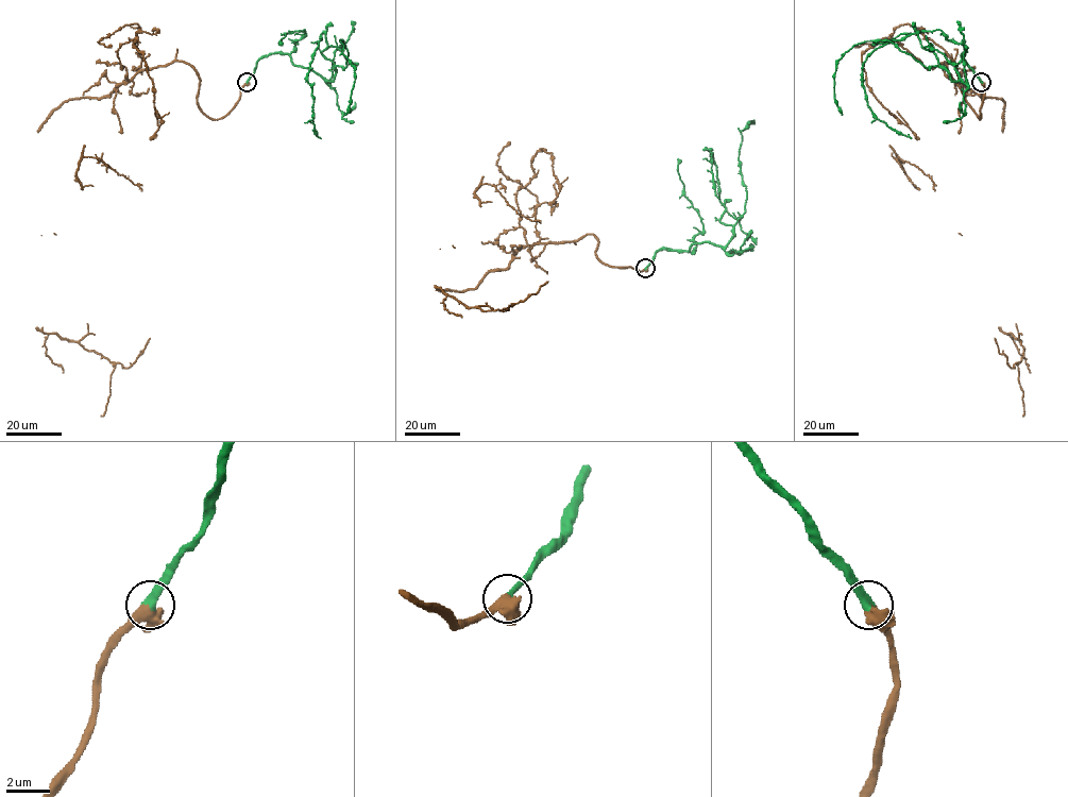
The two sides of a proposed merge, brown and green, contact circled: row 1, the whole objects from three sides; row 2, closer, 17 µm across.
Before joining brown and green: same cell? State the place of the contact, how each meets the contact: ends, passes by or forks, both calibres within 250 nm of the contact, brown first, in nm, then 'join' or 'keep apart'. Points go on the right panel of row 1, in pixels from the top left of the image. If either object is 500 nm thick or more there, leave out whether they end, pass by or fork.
(981, 82) | brown passes by | green ends | 440/360 nm | join

